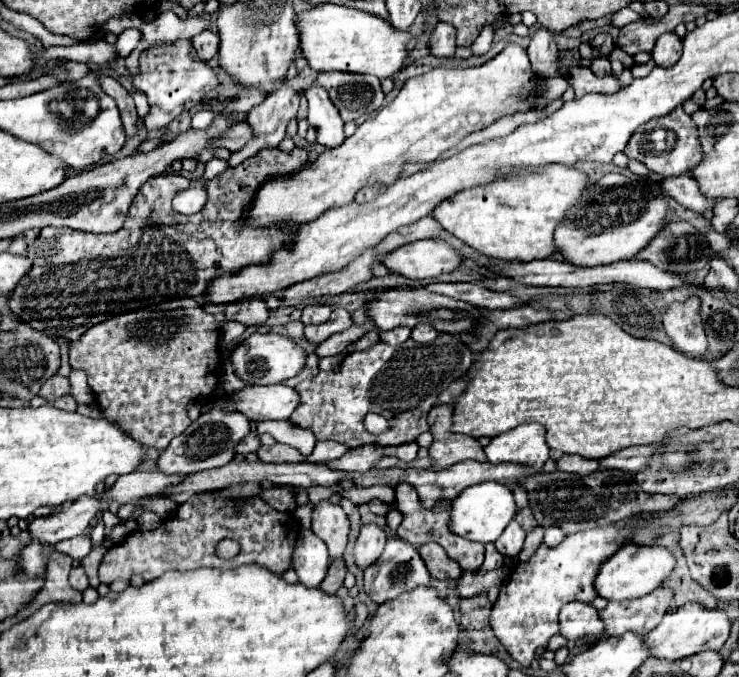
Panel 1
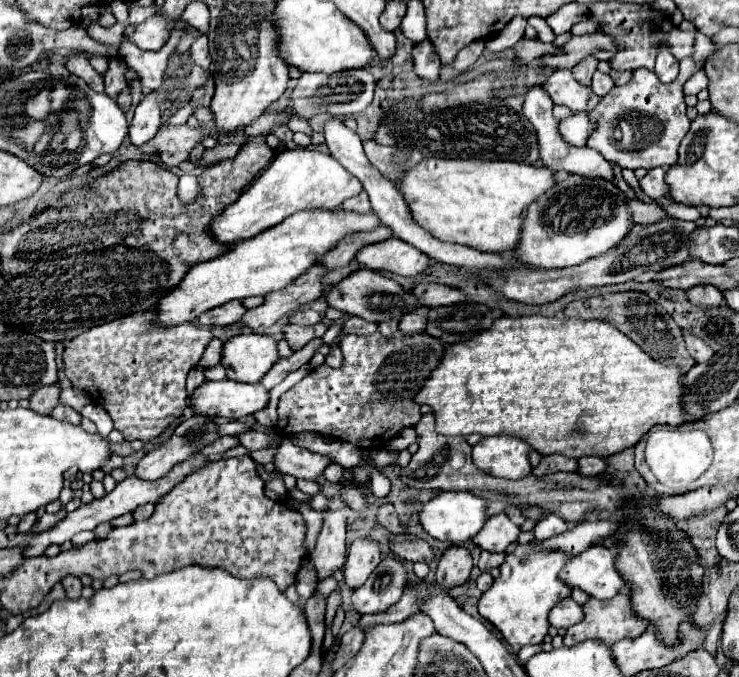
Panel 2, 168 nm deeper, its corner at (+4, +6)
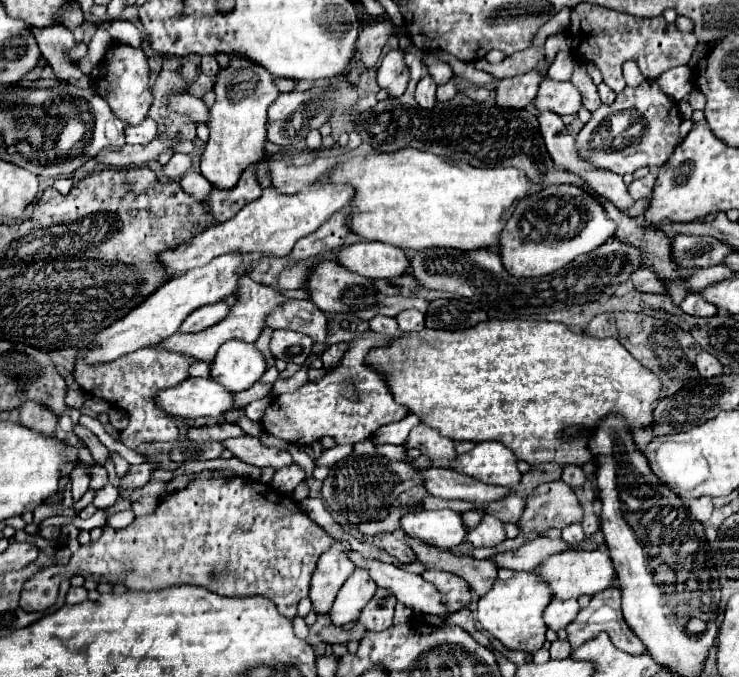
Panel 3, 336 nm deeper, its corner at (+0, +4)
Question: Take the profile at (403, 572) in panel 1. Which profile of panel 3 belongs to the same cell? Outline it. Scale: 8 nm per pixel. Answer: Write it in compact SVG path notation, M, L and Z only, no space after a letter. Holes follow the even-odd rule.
M376 589L372 601L362 609L358 623L362 623L368 631L384 631L392 625L396 597L388 589Z

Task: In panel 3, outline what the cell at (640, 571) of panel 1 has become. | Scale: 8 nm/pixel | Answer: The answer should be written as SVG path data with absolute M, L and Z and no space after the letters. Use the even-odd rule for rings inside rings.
M568 549L564 553L552 555L548 557L538 569L542 579L550 583L554 597L558 599L578 599L582 595L598 595L604 589L608 589L610 585L614 585L616 573L614 573L614 565L608 557L608 553L604 553L602 549L594 549L594 551L584 551L584 549Z

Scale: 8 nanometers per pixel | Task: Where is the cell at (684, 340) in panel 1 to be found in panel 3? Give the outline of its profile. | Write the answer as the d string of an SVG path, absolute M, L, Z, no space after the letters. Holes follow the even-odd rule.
M704 349L698 353L696 357L696 369L702 377L716 377L722 373L722 365L720 361L712 355L712 353L706 353Z

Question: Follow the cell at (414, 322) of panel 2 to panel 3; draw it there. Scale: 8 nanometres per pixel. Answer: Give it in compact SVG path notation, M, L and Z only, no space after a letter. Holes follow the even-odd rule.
M408 309L408 311L398 313L396 321L398 321L400 331L404 331L404 333L420 331L424 327L424 315L420 311L416 311L416 309Z

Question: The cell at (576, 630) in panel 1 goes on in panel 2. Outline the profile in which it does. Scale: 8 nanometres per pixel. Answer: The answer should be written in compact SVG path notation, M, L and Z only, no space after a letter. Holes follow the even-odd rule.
M566 597L558 605L554 605L554 609L548 615L548 621L556 629L560 629L560 627L568 629L570 625L582 621L582 607L572 597Z

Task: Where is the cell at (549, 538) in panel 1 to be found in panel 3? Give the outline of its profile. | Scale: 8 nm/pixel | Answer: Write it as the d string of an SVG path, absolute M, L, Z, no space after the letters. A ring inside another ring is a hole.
M576 523L576 525L568 525L566 529L562 529L562 539L568 541L568 543L572 543L572 545L582 543L582 541L584 541L584 531L582 531L580 523Z

